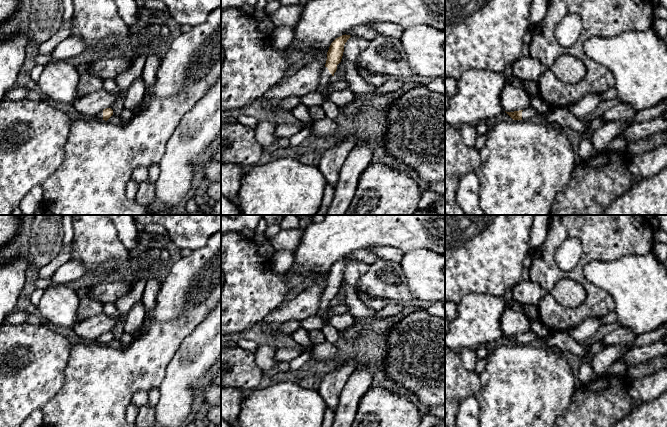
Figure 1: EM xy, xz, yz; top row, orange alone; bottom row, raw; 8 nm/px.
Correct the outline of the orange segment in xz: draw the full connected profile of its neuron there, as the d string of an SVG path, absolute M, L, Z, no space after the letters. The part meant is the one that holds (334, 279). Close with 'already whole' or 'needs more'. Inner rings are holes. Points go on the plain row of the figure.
M342 259L336 262L329 271L325 291L328 292L332 300L334 300L334 297L337 294L337 289L341 286L344 269L350 261L350 259Z | already whole

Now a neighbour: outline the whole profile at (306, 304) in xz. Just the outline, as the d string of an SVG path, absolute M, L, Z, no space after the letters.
M319 276L311 286L302 291L296 298L273 309L260 321L262 332L273 333L288 321L302 321L316 315L326 284L327 277Z

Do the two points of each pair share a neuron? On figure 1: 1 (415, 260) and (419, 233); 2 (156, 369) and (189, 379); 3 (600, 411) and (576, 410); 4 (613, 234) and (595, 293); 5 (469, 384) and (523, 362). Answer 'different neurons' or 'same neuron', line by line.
1: different neurons
2: different neurons
3: same neuron
4: same neuron
5: different neurons

